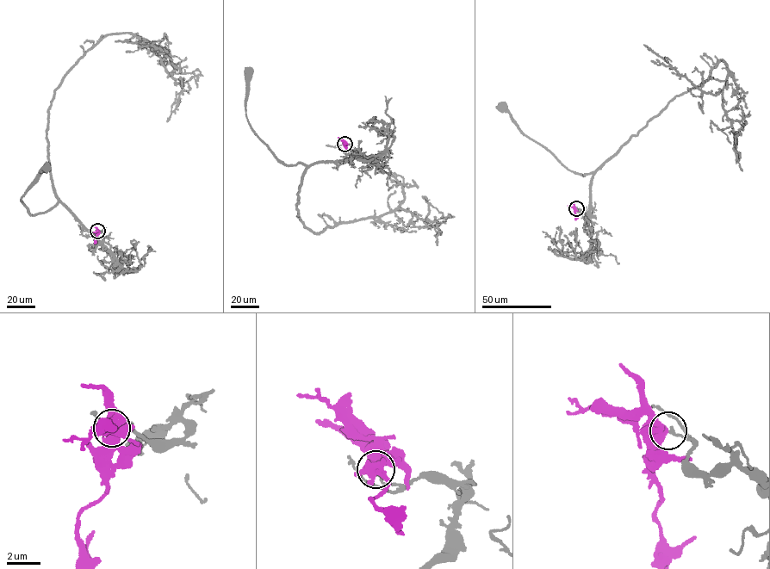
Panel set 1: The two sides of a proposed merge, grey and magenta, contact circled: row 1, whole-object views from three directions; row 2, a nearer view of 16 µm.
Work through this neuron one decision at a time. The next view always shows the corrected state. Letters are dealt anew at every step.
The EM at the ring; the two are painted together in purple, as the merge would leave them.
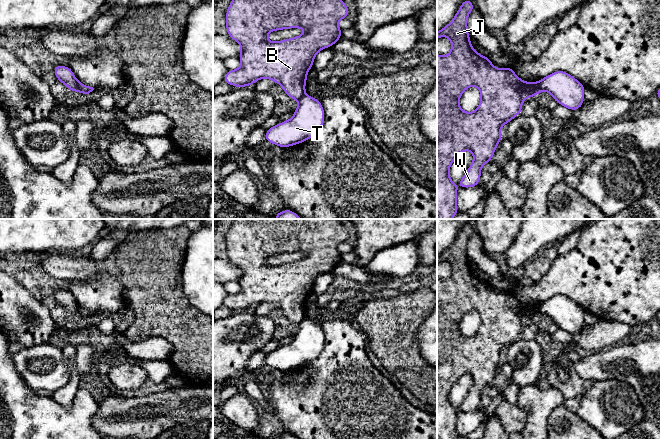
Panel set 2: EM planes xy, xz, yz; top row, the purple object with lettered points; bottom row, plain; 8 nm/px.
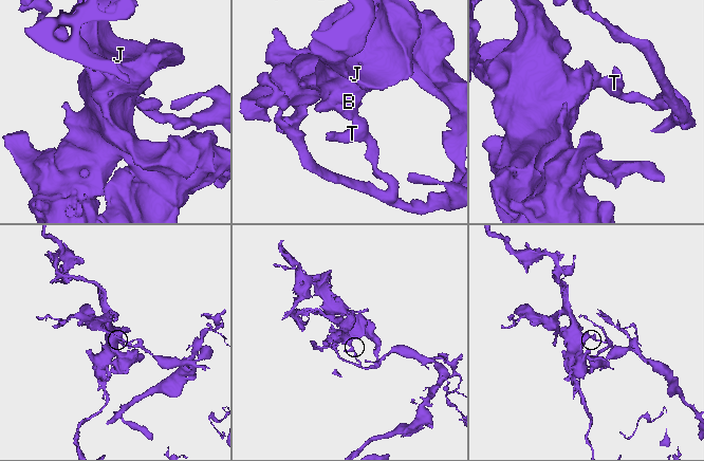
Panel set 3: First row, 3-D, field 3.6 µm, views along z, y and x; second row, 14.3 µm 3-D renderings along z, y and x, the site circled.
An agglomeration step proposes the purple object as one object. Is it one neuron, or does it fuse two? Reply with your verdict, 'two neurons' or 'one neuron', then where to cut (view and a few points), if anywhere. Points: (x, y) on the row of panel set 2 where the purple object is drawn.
two neurons | yz (540, 81), (538, 91)

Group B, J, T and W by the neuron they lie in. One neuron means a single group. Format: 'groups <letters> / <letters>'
groups B J W / T

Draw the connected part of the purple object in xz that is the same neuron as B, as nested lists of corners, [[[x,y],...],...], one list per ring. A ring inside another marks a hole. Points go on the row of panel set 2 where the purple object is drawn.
[[[232,0],[226,11],[226,30],[241,45],[241,66],[228,70],[224,82],[238,88],[267,78],[280,84],[291,99],[300,100],[305,95],[307,73],[316,54],[341,38],[337,23],[348,14],[343,0]],[[289,28],[303,28],[306,33],[277,42],[267,40],[269,32]]]

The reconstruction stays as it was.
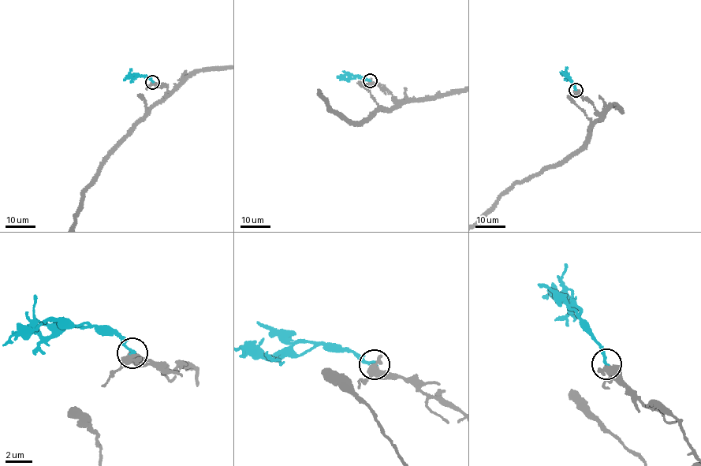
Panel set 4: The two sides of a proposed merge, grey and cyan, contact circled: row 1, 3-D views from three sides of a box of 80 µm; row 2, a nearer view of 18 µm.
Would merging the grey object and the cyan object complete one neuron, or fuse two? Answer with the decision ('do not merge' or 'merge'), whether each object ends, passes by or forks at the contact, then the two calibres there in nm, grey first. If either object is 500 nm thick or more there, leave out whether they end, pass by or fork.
merge; grey forks; cyan ends; calibres 360 and 200 nm

